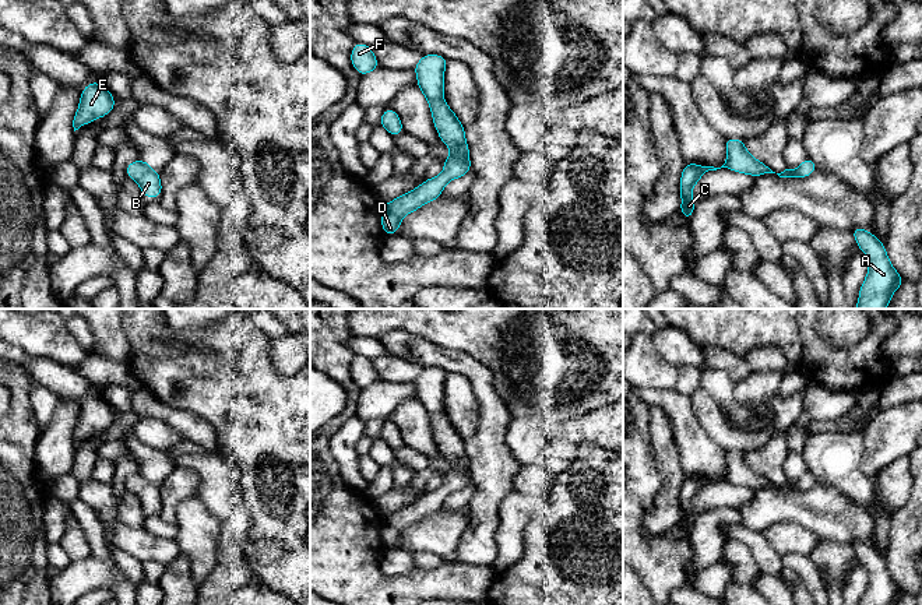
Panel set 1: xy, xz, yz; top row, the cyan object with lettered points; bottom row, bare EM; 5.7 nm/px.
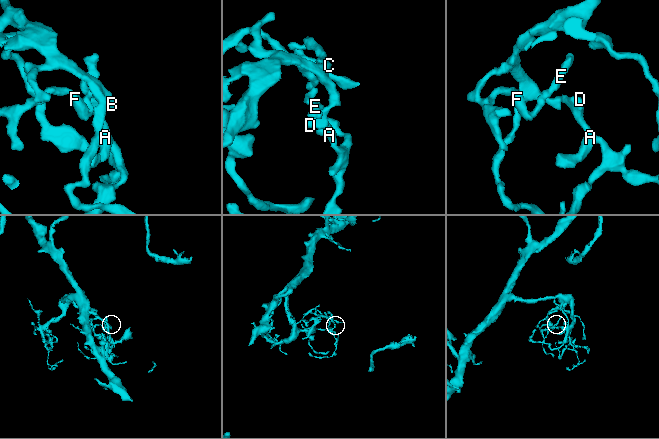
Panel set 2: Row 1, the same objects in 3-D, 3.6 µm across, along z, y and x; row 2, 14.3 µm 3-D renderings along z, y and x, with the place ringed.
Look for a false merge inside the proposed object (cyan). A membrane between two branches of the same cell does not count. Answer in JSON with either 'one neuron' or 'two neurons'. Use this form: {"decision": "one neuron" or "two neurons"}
{"decision": "one neuron"}

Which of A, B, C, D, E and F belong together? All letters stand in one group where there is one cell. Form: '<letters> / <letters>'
A B C D E F

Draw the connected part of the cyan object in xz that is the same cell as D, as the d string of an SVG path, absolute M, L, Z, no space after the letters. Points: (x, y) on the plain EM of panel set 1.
M423 367L414 384L418 401L429 415L440 454L451 467L444 472L444 482L439 489L426 492L409 506L383 518L381 541L386 548L395 548L405 528L440 510L450 493L461 492L472 482L464 439L443 412L446 376L444 369Z

